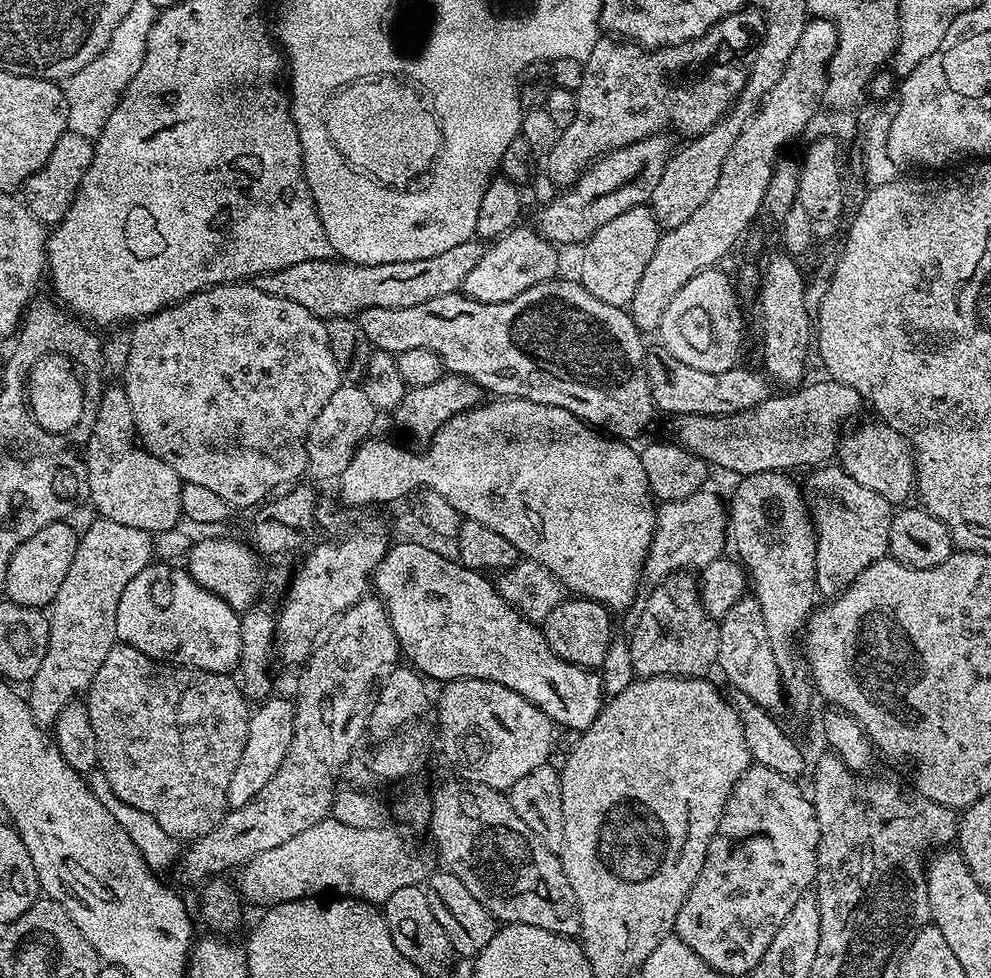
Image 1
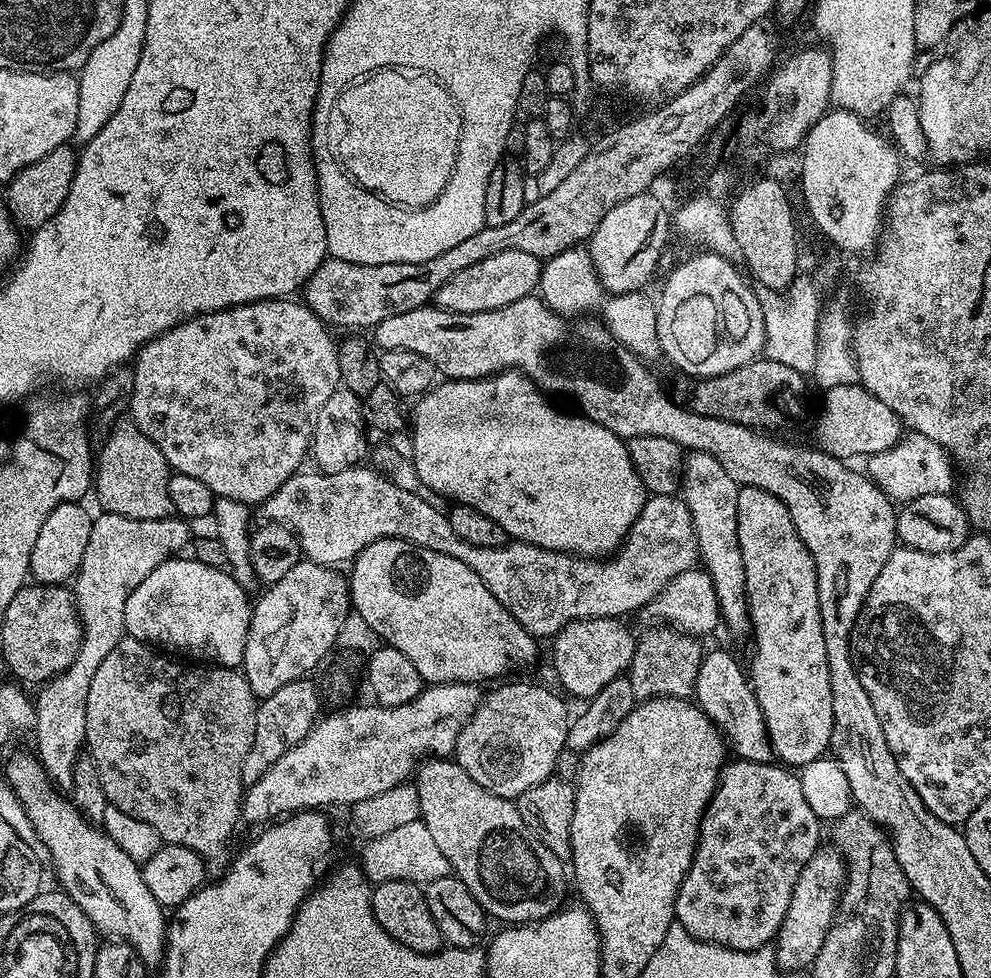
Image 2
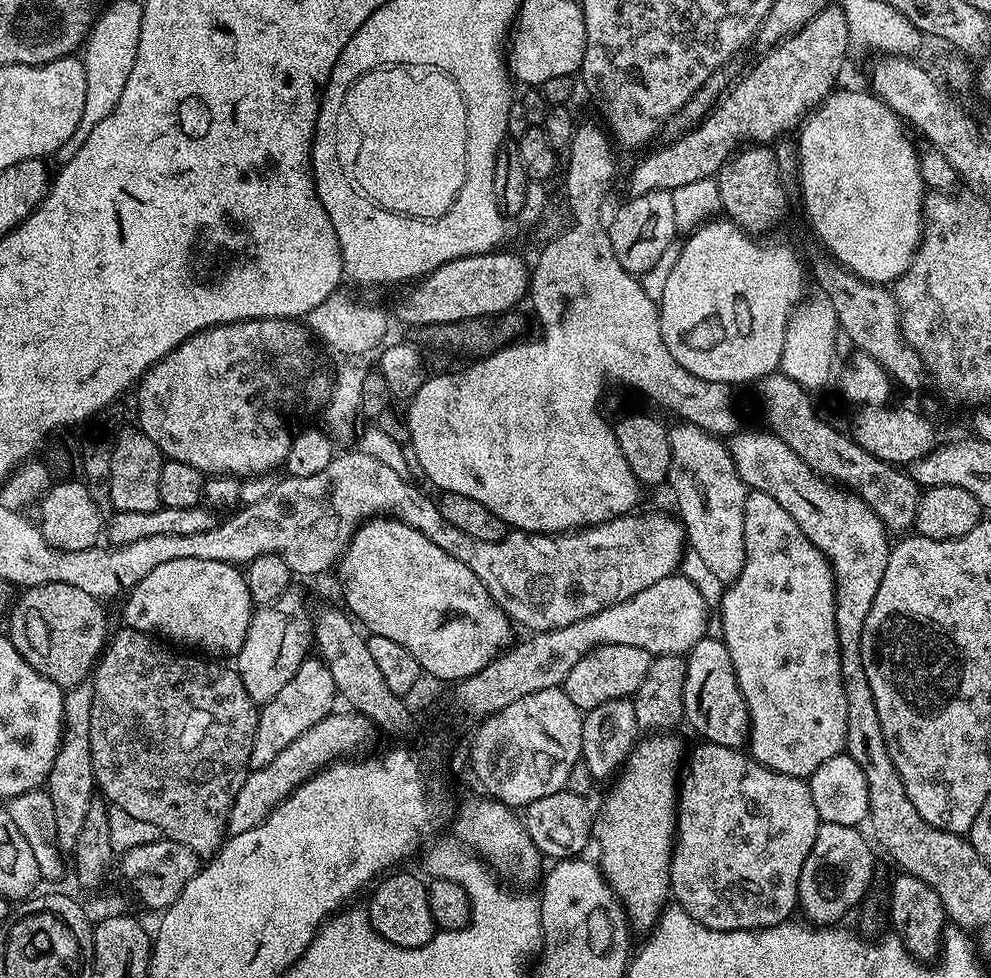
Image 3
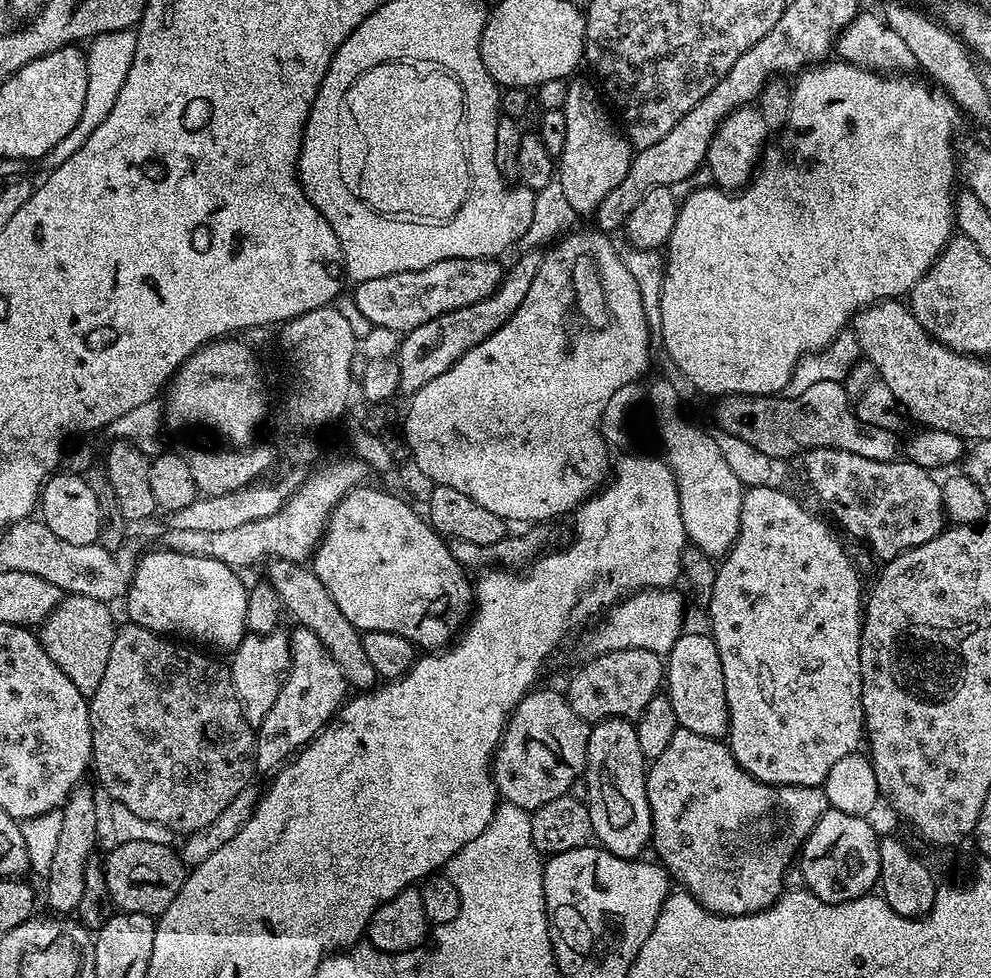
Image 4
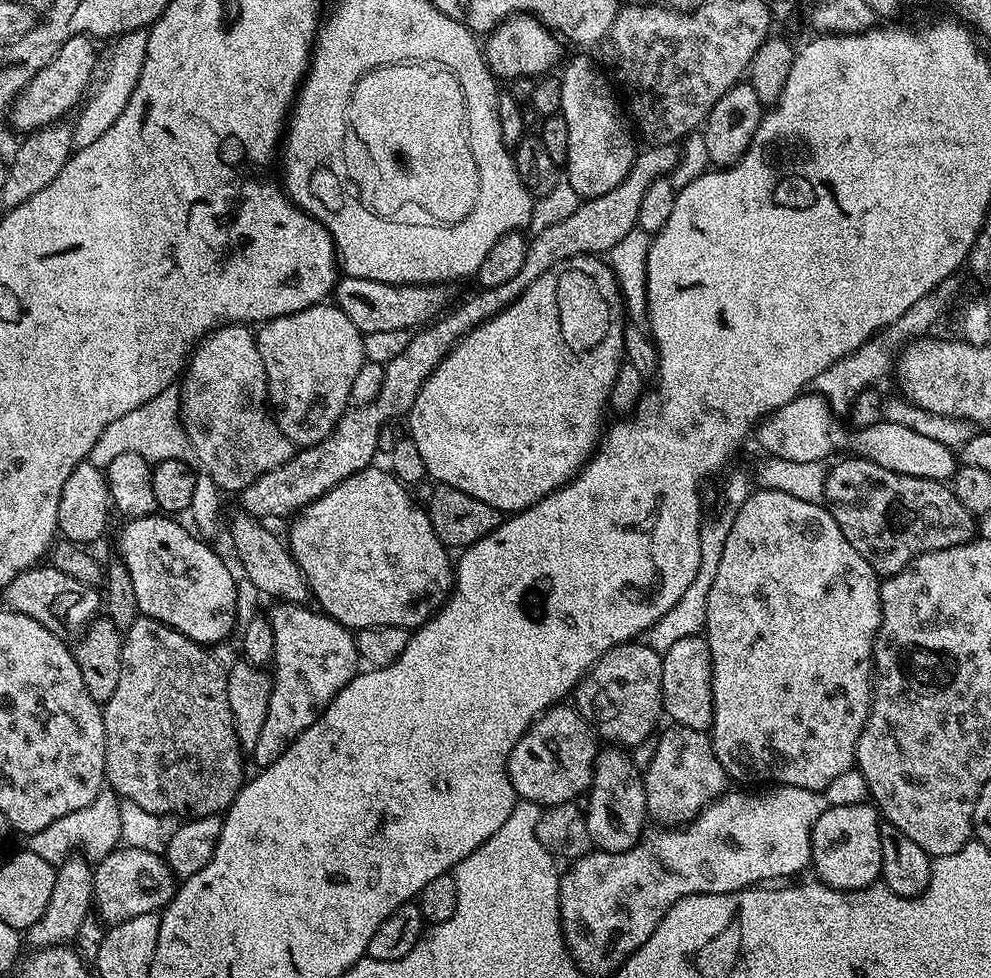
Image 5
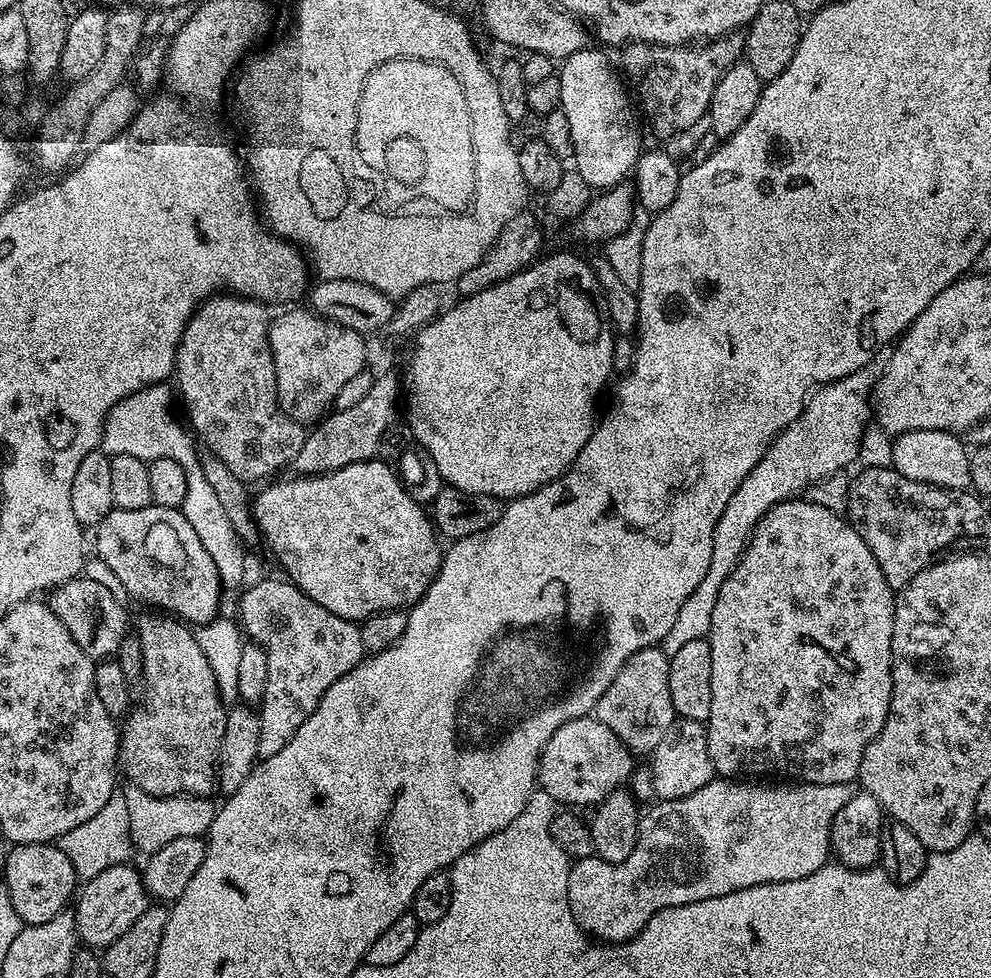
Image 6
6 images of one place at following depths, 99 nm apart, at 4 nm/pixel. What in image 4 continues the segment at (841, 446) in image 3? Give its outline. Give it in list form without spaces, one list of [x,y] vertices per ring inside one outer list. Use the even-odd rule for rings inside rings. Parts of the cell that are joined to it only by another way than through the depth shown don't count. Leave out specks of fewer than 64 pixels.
[[[812,448],[803,453],[803,460],[804,472],[817,498],[828,507],[831,519],[838,520],[854,539],[861,540],[880,562],[930,542],[946,527],[941,481],[935,480],[929,469],[907,458],[878,462],[862,458],[862,454],[850,454],[850,450]]]

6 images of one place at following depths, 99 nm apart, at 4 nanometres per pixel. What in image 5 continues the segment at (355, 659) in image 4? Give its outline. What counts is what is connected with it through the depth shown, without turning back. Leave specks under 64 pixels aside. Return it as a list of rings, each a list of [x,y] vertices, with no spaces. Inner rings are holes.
[[[239,514],[228,524],[228,536],[232,539],[232,548],[240,559],[240,568],[244,576],[260,592],[268,596],[276,596],[277,601],[289,604],[302,604],[309,599],[308,583],[298,566],[294,562],[292,553],[283,539],[280,540],[267,528],[263,519]]]

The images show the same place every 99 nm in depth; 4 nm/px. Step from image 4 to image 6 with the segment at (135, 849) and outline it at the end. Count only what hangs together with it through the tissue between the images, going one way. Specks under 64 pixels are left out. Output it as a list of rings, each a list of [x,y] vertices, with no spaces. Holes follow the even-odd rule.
[[[131,863],[110,866],[110,870],[102,870],[102,874],[83,881],[74,900],[74,911],[77,937],[87,947],[93,950],[109,948],[150,907],[148,888],[144,885],[141,869],[132,867]]]

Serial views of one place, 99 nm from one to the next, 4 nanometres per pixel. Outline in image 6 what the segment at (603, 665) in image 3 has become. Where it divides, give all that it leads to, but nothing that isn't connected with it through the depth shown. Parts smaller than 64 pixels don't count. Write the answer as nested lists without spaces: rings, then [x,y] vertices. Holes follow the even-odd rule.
[[[653,646],[638,650],[618,670],[614,682],[606,686],[602,698],[596,700],[594,715],[602,721],[633,754],[651,754],[662,742],[666,730],[677,720],[674,702],[670,702],[670,657],[663,647]]]

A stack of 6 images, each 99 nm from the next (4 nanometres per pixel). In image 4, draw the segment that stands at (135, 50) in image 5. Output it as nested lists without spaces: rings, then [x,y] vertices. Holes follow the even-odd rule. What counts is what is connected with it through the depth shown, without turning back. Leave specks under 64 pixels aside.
[[[133,29],[104,32],[89,43],[90,50],[87,49],[86,52],[87,82],[82,118],[66,138],[62,138],[57,146],[47,151],[47,154],[52,156],[52,160],[60,160],[62,164],[66,162],[86,142],[90,134],[106,120],[106,116],[113,109],[114,102],[117,101],[119,91],[122,90],[122,83],[129,73],[135,46],[137,46],[137,36]]]

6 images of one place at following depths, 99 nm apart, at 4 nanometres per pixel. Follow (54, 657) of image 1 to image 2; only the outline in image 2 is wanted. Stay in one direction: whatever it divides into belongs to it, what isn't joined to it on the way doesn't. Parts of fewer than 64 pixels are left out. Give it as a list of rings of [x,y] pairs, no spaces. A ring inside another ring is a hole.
[[[105,511],[99,515],[93,519],[90,542],[86,542],[80,569],[74,577],[76,613],[80,615],[80,629],[84,632],[78,654],[74,654],[74,662],[70,662],[64,672],[52,677],[34,696],[34,752],[53,785],[60,790],[71,789],[74,765],[85,747],[86,694],[90,694],[90,682],[106,654],[110,654],[126,634],[126,598],[134,594],[138,582],[142,582],[150,570],[173,559],[174,554],[183,553],[190,543],[189,525],[180,518],[139,520]]]

